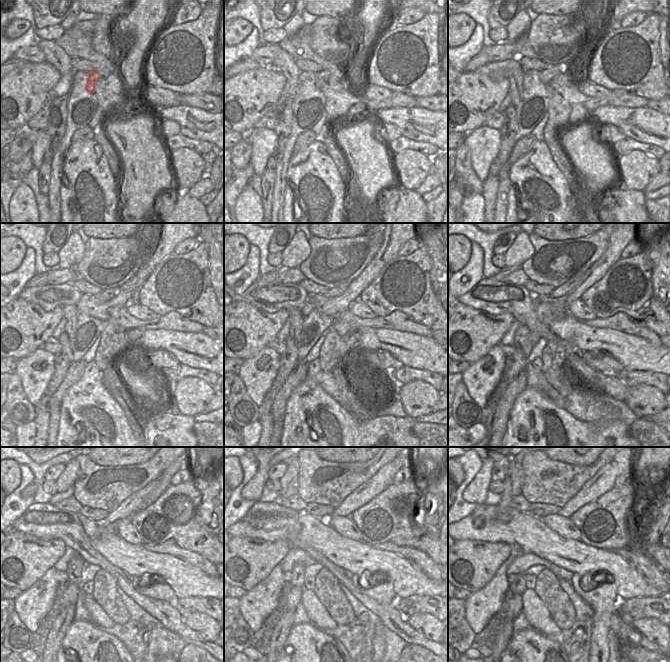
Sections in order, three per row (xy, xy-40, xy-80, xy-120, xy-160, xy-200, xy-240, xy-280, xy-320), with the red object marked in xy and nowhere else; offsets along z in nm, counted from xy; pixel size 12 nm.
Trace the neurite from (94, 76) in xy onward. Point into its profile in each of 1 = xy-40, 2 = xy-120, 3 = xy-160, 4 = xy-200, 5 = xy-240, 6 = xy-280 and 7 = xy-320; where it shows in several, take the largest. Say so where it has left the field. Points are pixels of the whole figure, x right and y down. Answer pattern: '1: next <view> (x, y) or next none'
1: next xy-40 (320, 77)
2: next xy-120 (109, 293)
3: next xy-160 (335, 291)
4: next xy-200 (564, 289)
5: next xy-240 (127, 507)
6: next xy-280 (384, 476)
7: next xy-320 (603, 480)

